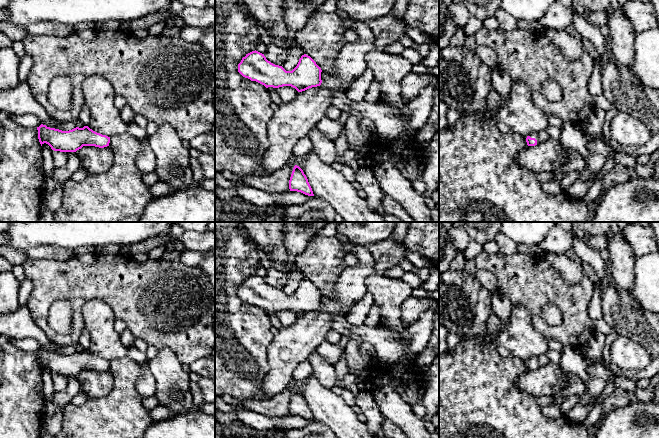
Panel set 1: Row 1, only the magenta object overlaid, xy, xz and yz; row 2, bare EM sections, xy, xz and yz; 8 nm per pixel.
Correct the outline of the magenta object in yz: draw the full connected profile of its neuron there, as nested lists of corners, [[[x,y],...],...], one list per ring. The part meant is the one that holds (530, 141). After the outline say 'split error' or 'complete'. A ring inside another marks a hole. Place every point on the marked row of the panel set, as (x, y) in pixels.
[[[540,131],[527,136],[526,142],[528,146],[535,146],[539,143],[545,142],[549,139],[547,131]]]; split error

